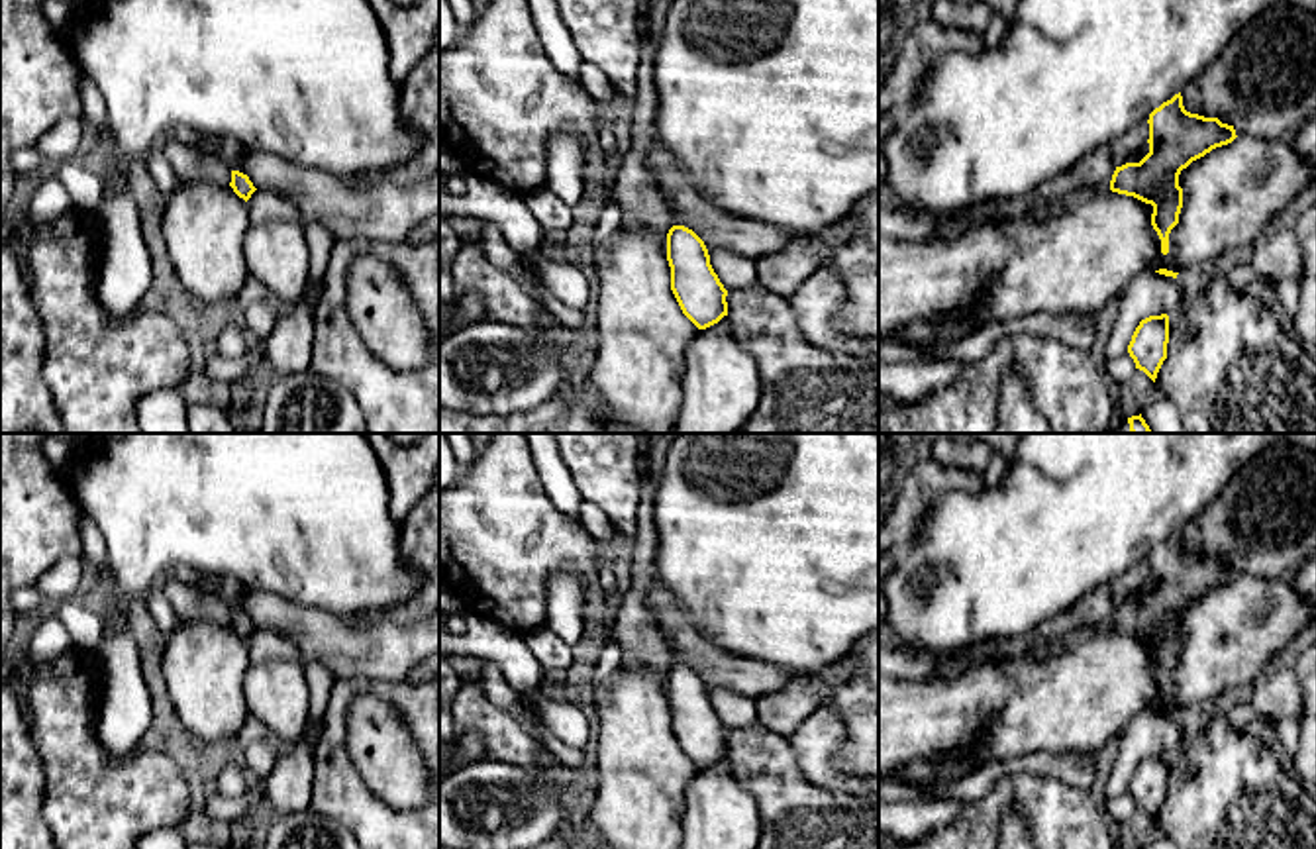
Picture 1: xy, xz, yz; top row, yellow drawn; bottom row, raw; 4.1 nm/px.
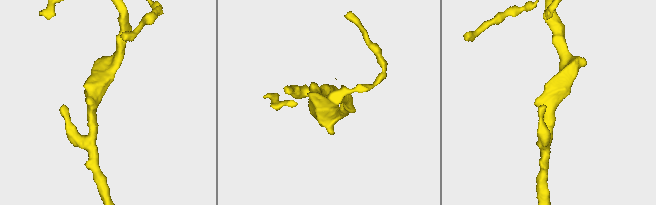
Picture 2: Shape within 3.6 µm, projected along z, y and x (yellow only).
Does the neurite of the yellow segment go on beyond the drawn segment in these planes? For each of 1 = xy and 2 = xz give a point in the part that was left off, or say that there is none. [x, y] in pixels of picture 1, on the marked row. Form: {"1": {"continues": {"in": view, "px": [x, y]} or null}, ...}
{"1": {"continues": null}, "2": {"continues": null}}

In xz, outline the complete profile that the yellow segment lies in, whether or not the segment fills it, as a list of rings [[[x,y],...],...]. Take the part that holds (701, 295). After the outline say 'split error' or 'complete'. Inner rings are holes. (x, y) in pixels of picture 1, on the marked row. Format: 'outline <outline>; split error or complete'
outline [[[673,225],[667,233],[667,261],[671,267],[671,290],[683,314],[706,329],[728,316],[728,290],[710,265],[704,241],[684,225]]]; complete

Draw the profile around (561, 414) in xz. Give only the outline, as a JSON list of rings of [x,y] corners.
[[[569,382],[545,404],[508,416],[475,416],[439,408],[439,433],[628,433],[606,424],[598,410],[577,400]]]

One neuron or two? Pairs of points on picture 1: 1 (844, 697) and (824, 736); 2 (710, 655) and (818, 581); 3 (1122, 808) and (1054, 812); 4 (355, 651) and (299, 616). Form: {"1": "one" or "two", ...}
{"1": "two", "2": "two", "3": "two", "4": "one"}

